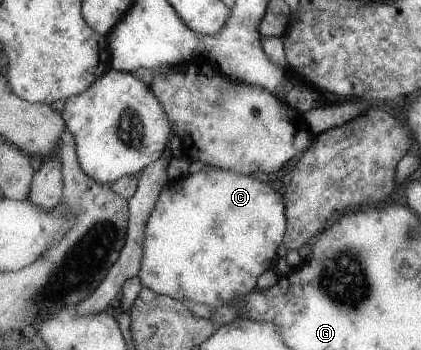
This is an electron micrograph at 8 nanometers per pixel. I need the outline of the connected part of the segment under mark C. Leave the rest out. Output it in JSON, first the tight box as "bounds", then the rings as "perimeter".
{"bounds":[136,168,285,307],"perimeter":[[[204,168],[196,173],[186,174],[175,180],[170,180],[166,183],[158,197],[156,203],[152,205],[152,211],[146,217],[146,223],[142,229],[142,255],[140,255],[140,269],[136,273],[140,281],[141,287],[146,287],[158,295],[165,295],[176,299],[176,301],[185,300],[192,301],[196,305],[208,305],[218,307],[230,305],[230,301],[238,295],[248,293],[254,287],[256,277],[264,271],[264,269],[272,269],[276,262],[276,247],[280,243],[280,239],[285,236],[285,209],[282,195],[276,193],[268,183],[260,183],[258,179],[254,179],[250,175],[242,175],[239,173],[232,173],[222,168]]]}

